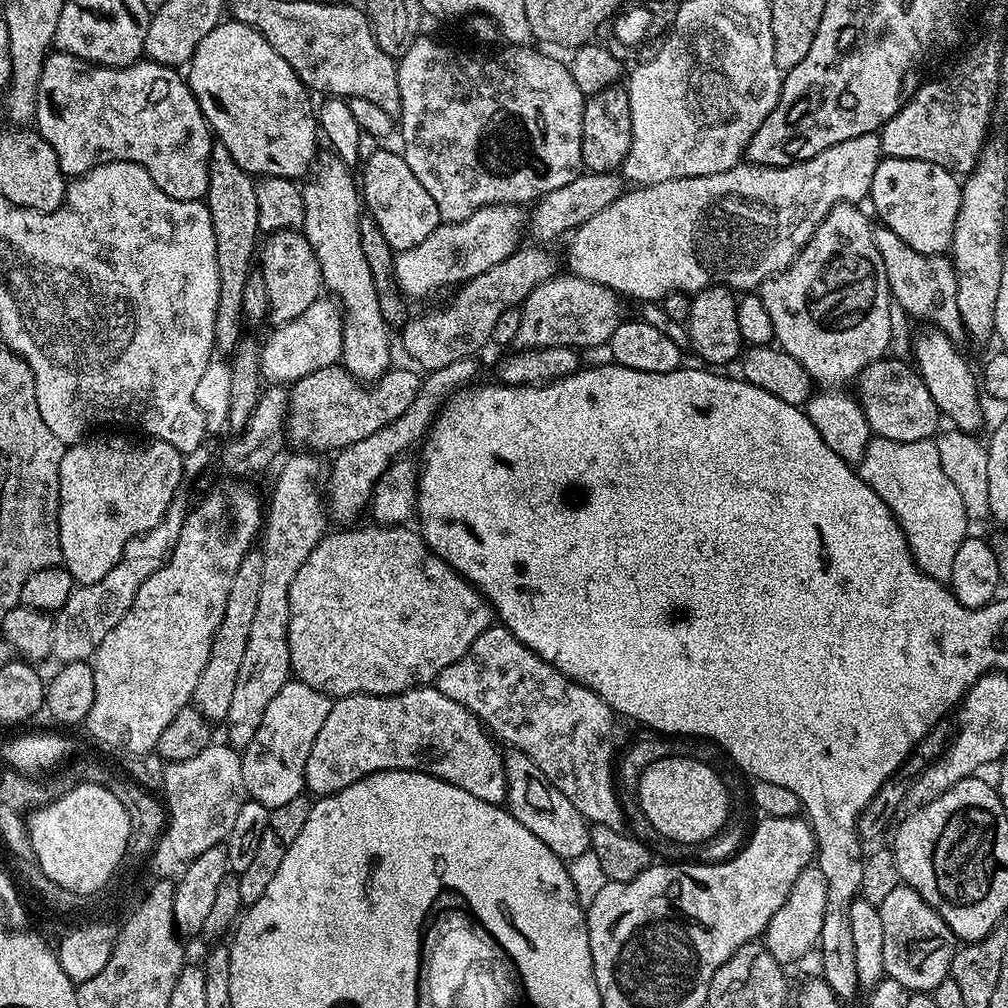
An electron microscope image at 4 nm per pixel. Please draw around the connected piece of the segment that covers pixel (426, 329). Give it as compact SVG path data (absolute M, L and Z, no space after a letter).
M532 247L536 248L517 248L502 262L498 262L498 266L490 266L490 270L461 283L455 289L456 297L449 304L444 304L425 316L413 315L402 328L404 348L413 360L411 363L421 364L416 366L424 370L441 368L467 356L475 357L476 352L489 347L494 322L498 322L499 316L511 308L520 308L537 284L557 275L556 260L544 249L547 247Z

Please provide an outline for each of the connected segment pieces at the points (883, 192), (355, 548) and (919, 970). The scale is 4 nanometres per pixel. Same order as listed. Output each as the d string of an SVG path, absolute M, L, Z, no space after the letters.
M884 156L874 170L870 201L880 215L879 223L894 230L906 246L918 254L938 256L951 249L961 187L961 181L942 166L914 158Z
M377 523L374 528L352 528L356 526L348 526L345 532L329 531L318 542L318 546L314 546L314 550L304 564L298 570L298 574L294 574L294 582L290 582L290 590L288 591L288 602L290 604L290 618L288 619L288 649L290 650L290 666L292 667L292 676L297 680L301 680L306 686L310 686L314 690L324 692L329 698L339 698L341 696L356 696L360 692L364 692L367 696L393 696L399 692L405 692L411 688L419 688L428 686L435 681L436 675L442 670L446 670L446 666L450 666L450 662L458 662L462 658L462 654L466 654L466 650L470 650L470 646L486 631L493 627L494 624L494 609L492 604L487 600L473 584L468 583L464 577L456 573L453 568L442 558L438 558L438 554L434 554L428 548L428 543L424 541L424 537L420 535L415 527L405 526L401 524L381 524Z
M901 882L878 906L882 914L882 962L884 975L902 982L912 994L931 994L944 980L949 979L952 959L958 947L956 935L946 922L910 885Z

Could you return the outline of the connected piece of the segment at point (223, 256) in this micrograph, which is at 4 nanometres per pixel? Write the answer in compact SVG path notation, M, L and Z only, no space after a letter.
M215 141L208 163L207 194L204 199L211 214L211 225L215 232L215 256L219 272L219 298L215 308L214 350L220 355L230 356L242 338L238 324L243 321L242 291L246 278L252 271L250 260L254 258L256 236L259 235L258 202L255 181L230 154L226 146Z

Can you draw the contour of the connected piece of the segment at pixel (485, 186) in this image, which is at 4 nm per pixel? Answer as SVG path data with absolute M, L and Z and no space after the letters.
M427 34L416 37L414 46L406 50L404 56L399 57L396 73L398 74L398 90L400 91L400 114L398 117L398 136L404 143L402 155L406 166L414 173L414 178L422 182L423 188L434 198L434 206L438 206L441 221L453 224L465 220L474 214L474 210L485 208L491 204L518 204L525 205L526 200L535 202L550 190L558 190L558 186L566 186L566 182L574 182L582 174L584 159L582 158L582 118L584 117L585 94L578 90L578 82L574 82L571 67L536 46L513 44L503 46L493 56L471 56L468 52L459 52L448 44L439 44L431 40Z

